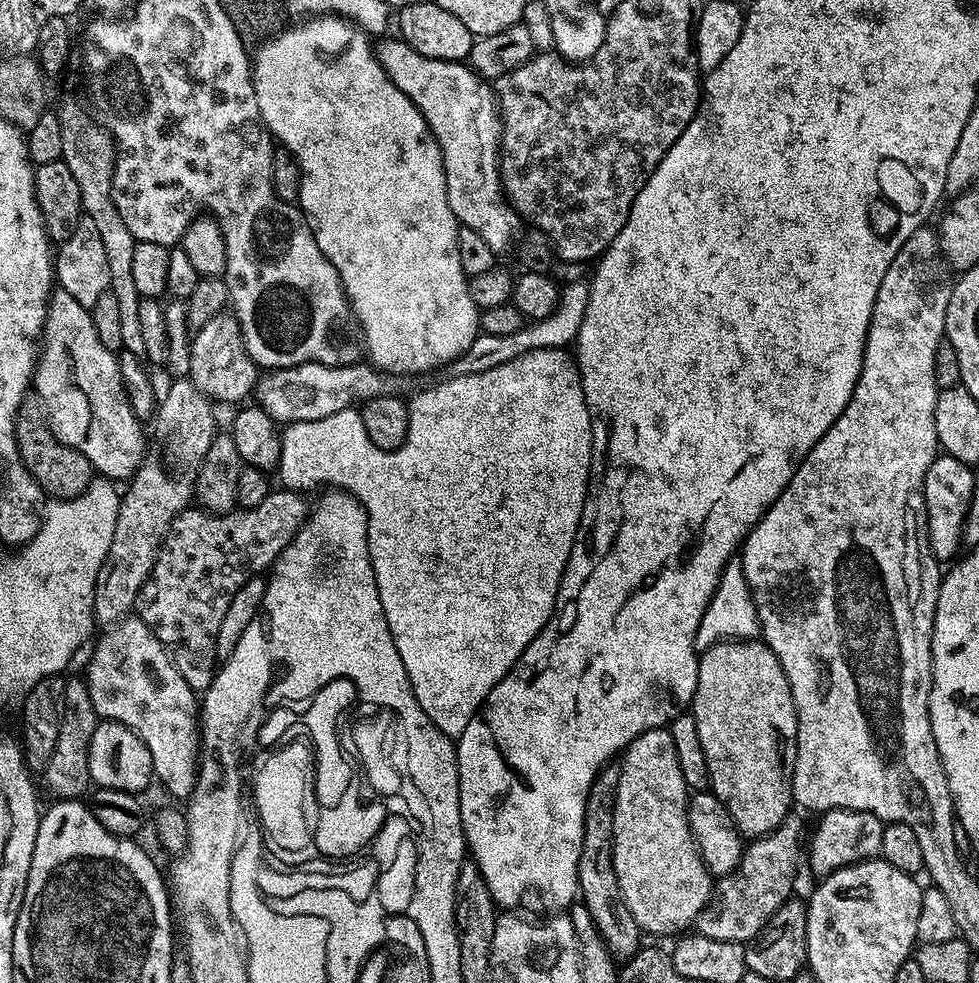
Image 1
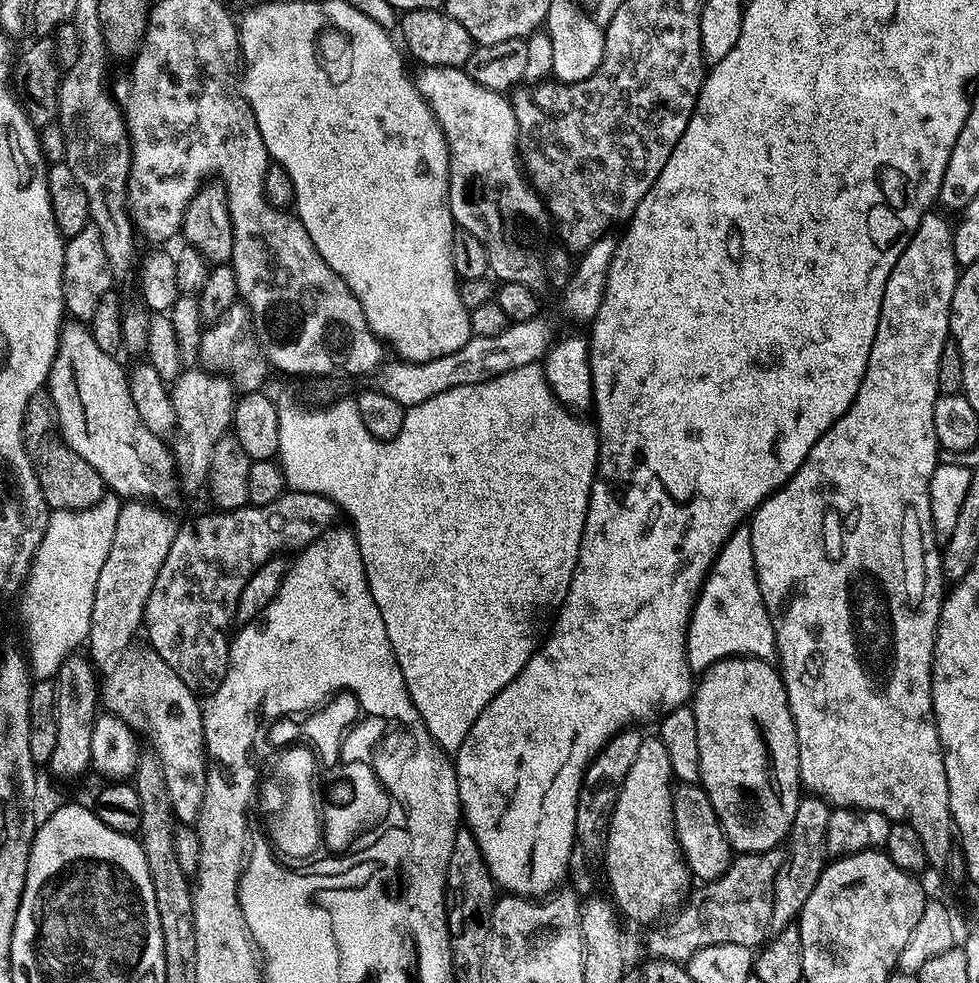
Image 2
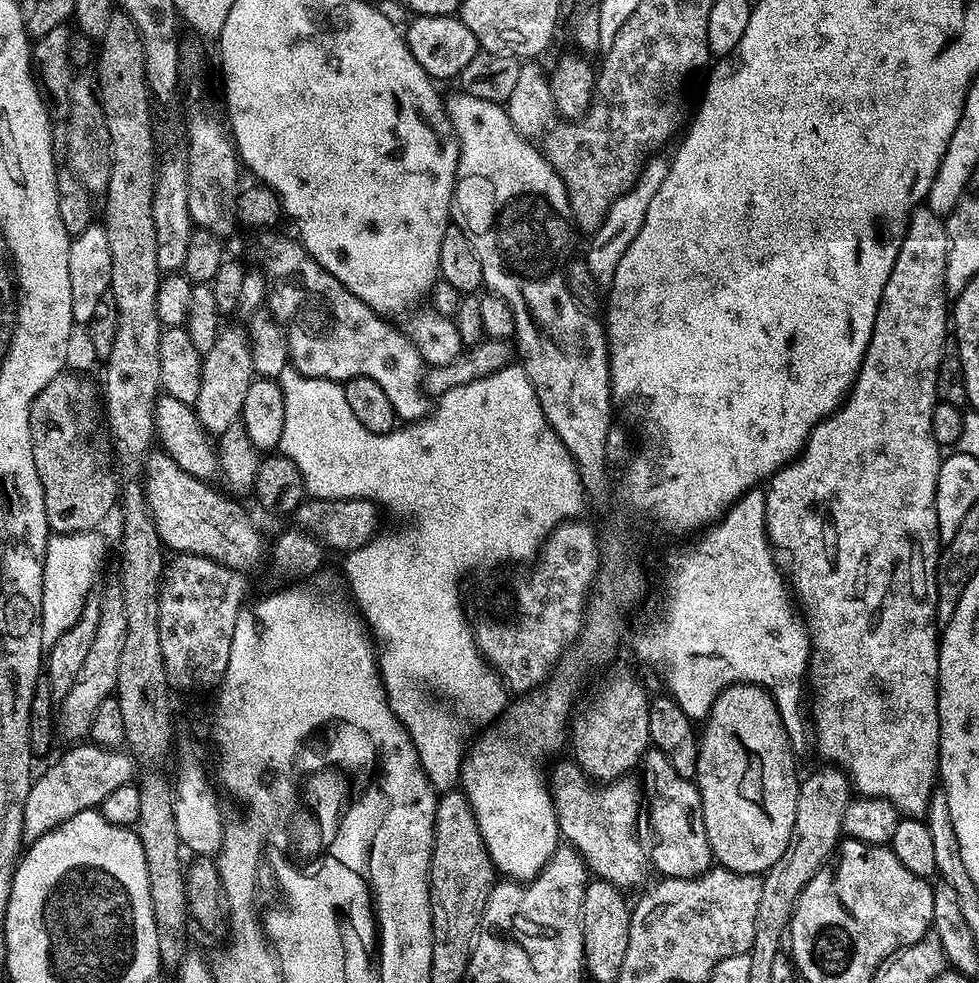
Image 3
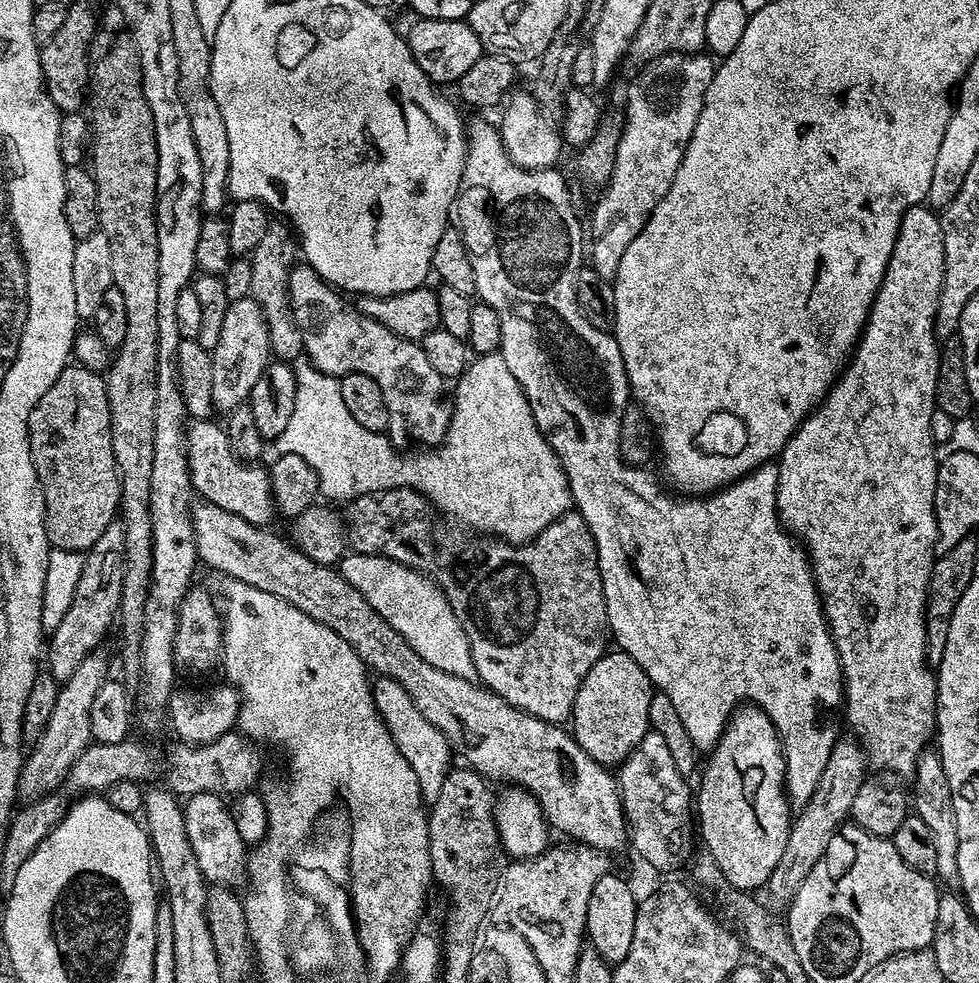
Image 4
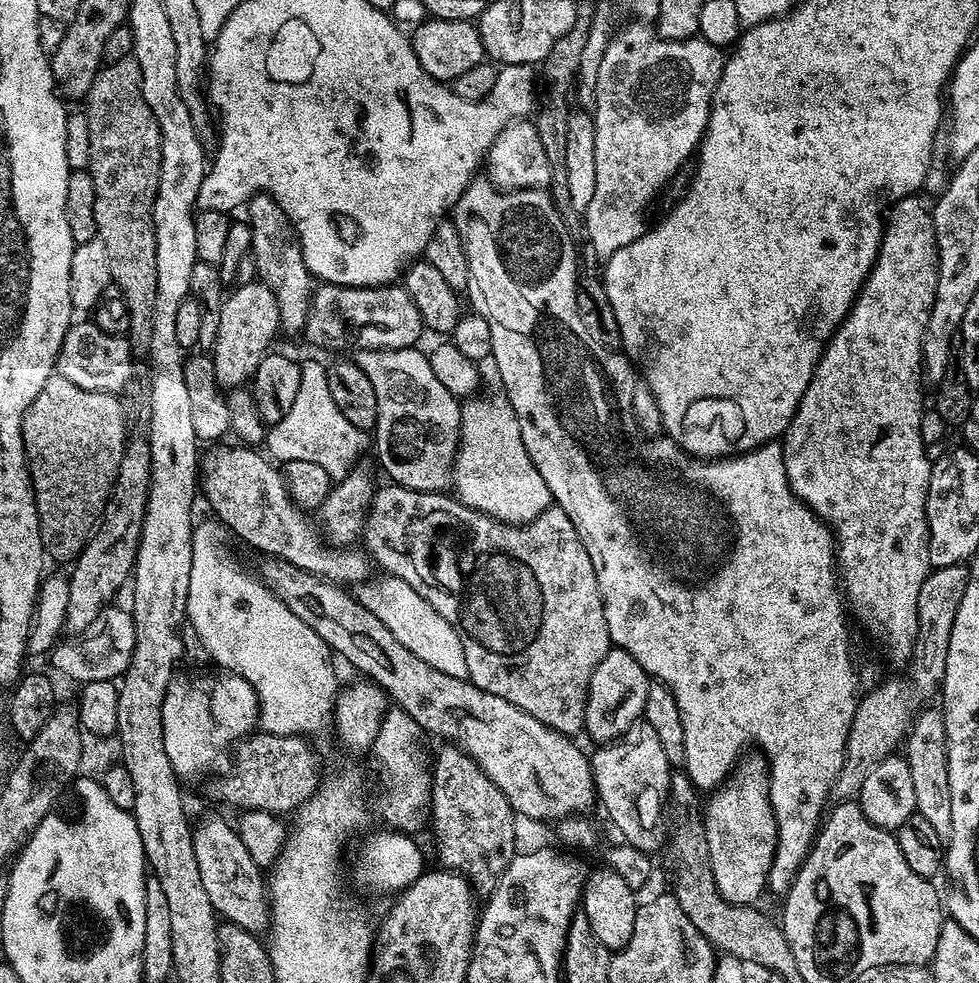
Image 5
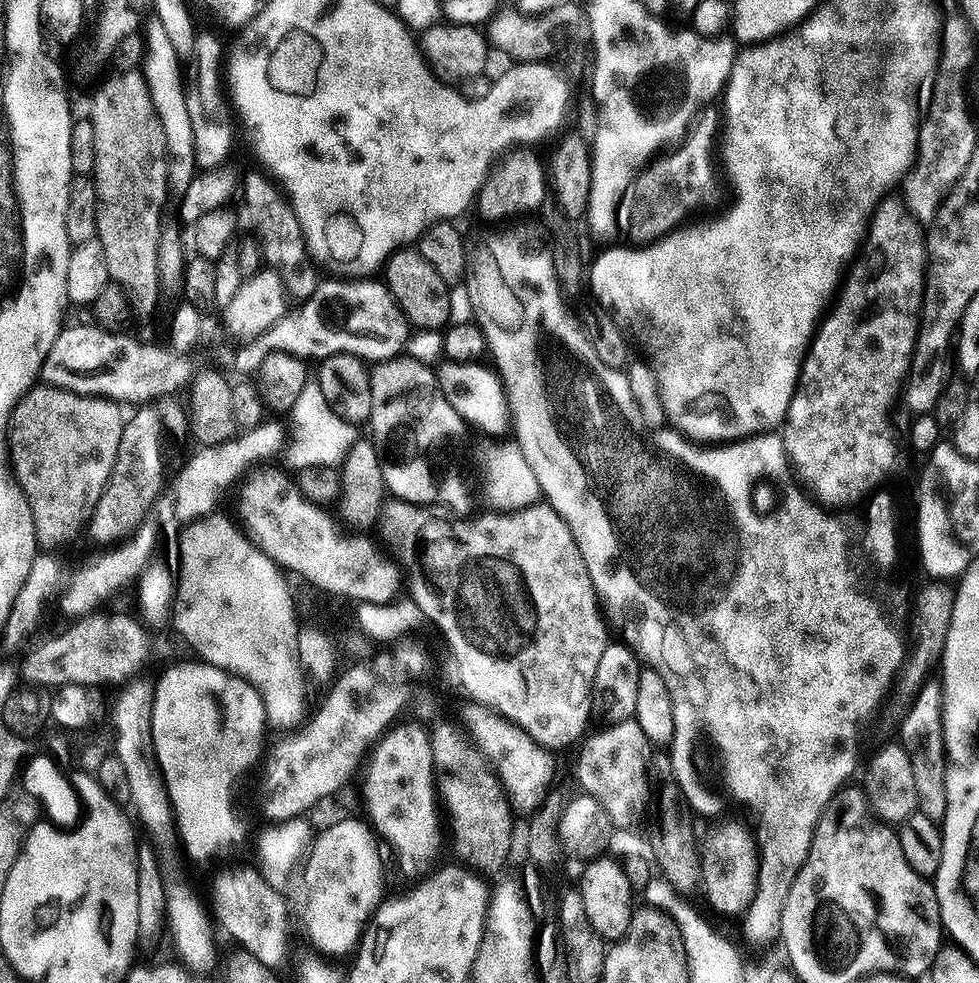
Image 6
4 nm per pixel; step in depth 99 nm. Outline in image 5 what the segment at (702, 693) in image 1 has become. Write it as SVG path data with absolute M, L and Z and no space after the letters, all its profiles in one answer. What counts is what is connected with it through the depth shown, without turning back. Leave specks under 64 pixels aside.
M755 755L737 759L724 783L709 795L713 796L708 809L702 812L713 882L722 899L742 905L755 905L756 899L765 895L768 870L776 853L776 819L768 797L770 769L763 755Z

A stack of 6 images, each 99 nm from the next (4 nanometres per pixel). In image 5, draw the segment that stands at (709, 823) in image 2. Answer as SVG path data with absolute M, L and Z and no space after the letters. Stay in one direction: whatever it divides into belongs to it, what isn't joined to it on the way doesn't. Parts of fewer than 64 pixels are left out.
M644 726L639 732L640 737L625 752L620 752L621 745L616 742L597 747L596 753L591 753L590 763L599 803L604 803L609 818L624 835L621 837L638 850L652 854L660 844L660 819L666 816L666 805L670 800L668 787L672 784L673 769L654 730Z

